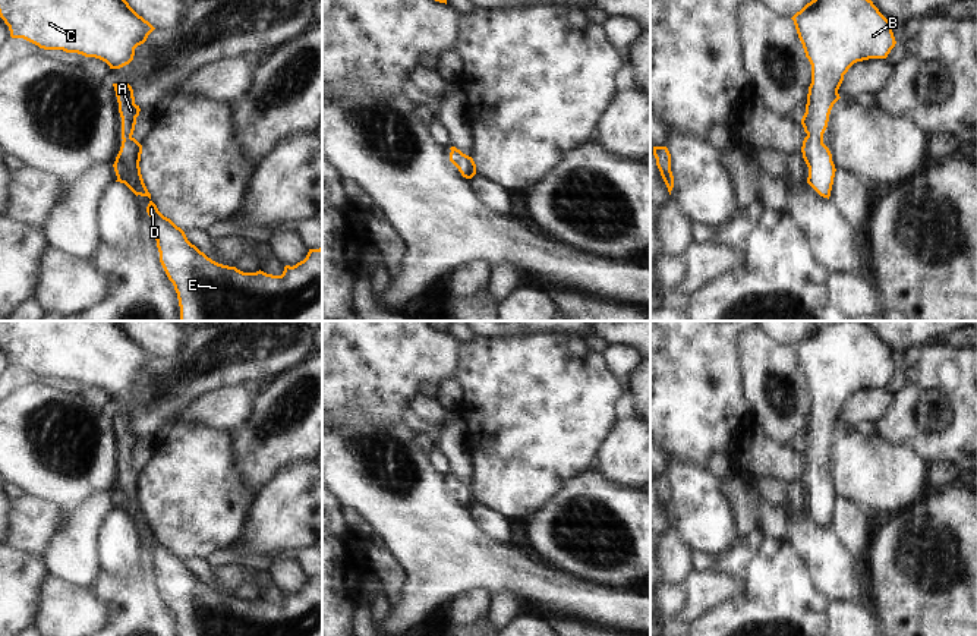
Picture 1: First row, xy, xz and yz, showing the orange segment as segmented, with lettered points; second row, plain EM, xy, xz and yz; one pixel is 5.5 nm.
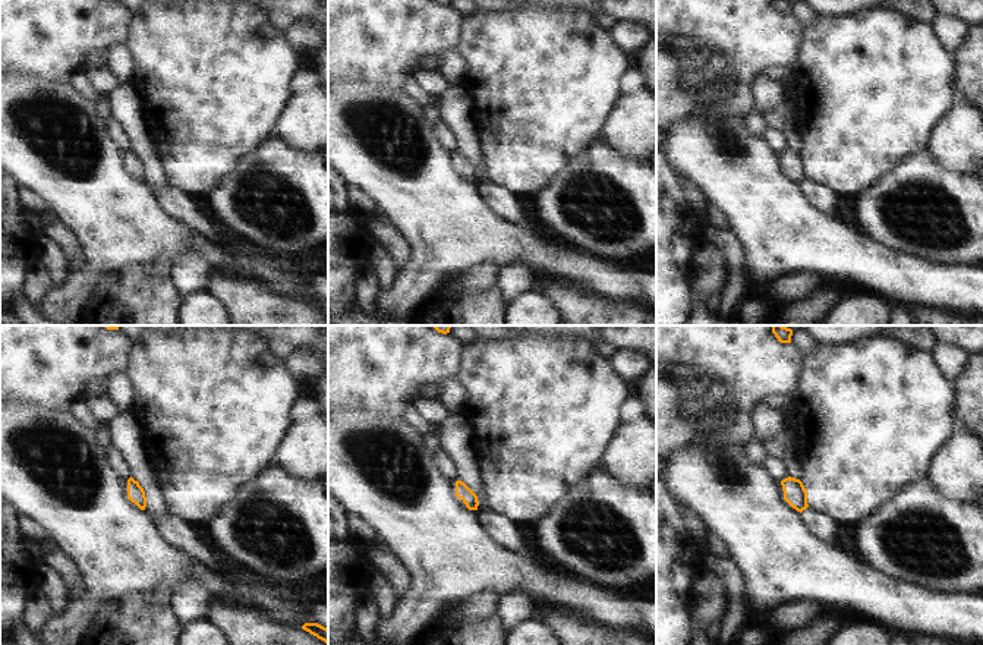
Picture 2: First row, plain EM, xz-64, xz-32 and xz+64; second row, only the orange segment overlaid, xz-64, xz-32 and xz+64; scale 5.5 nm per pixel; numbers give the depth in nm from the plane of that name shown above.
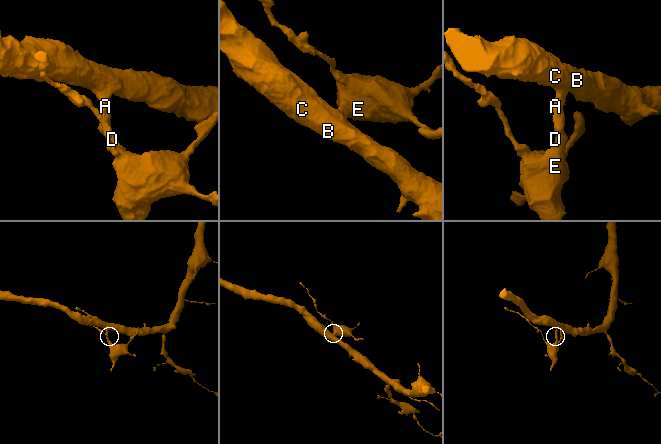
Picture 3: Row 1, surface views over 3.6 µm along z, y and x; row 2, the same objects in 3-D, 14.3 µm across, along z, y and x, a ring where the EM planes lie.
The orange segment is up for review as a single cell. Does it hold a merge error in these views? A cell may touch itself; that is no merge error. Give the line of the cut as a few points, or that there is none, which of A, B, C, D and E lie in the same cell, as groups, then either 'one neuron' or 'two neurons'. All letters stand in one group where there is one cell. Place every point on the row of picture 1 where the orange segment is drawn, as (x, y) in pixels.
no cut | A B C D E | one neuron

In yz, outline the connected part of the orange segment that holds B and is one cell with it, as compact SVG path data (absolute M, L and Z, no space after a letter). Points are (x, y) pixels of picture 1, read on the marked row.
M811 0L791 19L811 64L801 119L807 133L801 147L809 167L807 183L829 199L836 169L823 133L831 110L841 98L838 89L854 63L888 57L896 44L894 23L872 0Z

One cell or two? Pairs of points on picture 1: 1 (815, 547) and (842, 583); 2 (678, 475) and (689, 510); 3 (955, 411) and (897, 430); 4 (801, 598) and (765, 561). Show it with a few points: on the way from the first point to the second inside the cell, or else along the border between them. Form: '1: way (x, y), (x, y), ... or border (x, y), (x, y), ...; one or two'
1: way (823, 556), (834, 575); one
2: way (687, 484), (689, 501); one
3: way (941, 411), (911, 421); one
4: way (793, 589), (774, 570); one

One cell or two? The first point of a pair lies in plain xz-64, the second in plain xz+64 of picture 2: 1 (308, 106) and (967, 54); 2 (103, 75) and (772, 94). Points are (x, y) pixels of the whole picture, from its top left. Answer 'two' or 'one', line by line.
1: two
2: one

